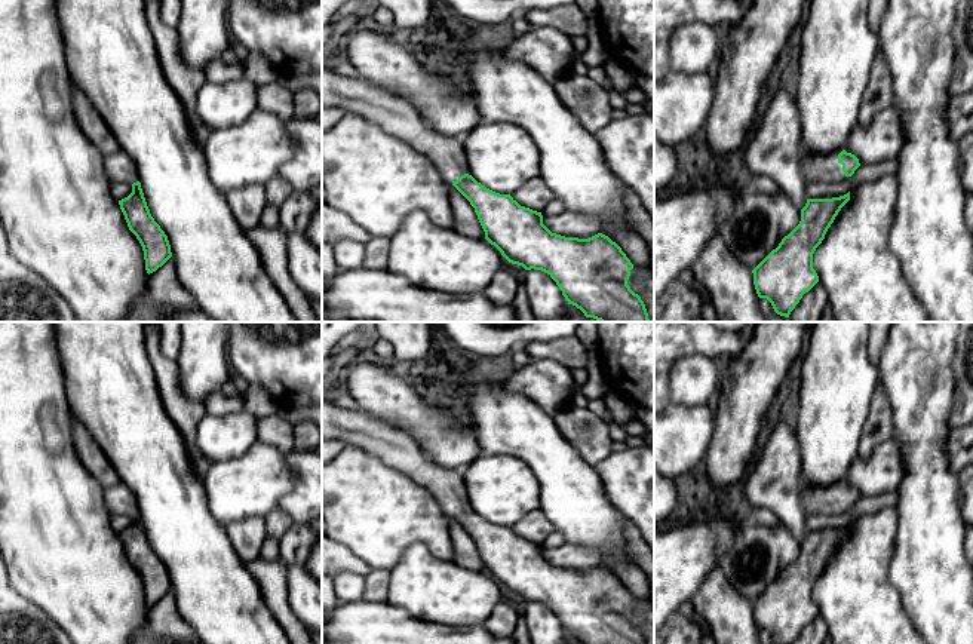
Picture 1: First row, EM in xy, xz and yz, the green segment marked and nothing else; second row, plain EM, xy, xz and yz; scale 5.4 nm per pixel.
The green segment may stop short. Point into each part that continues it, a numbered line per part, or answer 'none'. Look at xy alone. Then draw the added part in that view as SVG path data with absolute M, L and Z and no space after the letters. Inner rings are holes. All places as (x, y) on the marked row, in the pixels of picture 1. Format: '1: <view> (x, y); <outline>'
1: xy (111, 165); M104 157L105 174L111 183L126 183L132 185L138 175L131 169L131 160L122 157Z

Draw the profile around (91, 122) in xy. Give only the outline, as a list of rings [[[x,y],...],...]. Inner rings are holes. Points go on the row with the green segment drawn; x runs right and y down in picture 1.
[[[73,83],[73,110],[79,128],[104,157],[122,157],[120,145],[88,95]]]

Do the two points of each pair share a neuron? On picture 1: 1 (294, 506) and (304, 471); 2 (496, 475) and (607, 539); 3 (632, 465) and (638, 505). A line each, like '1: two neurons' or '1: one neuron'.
1: one neuron
2: two neurons
3: one neuron

